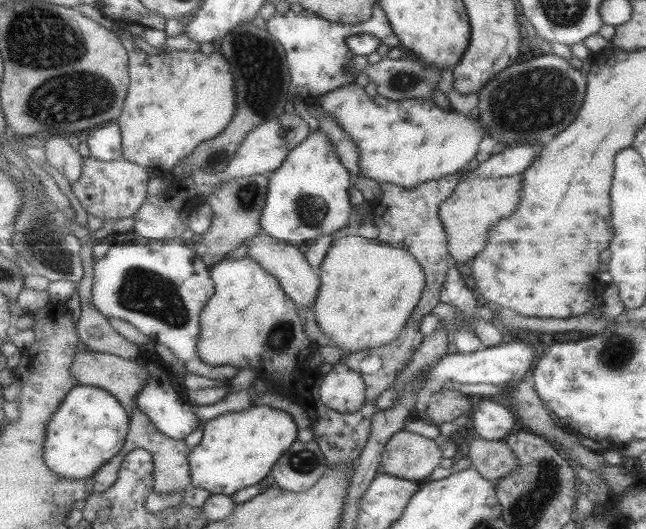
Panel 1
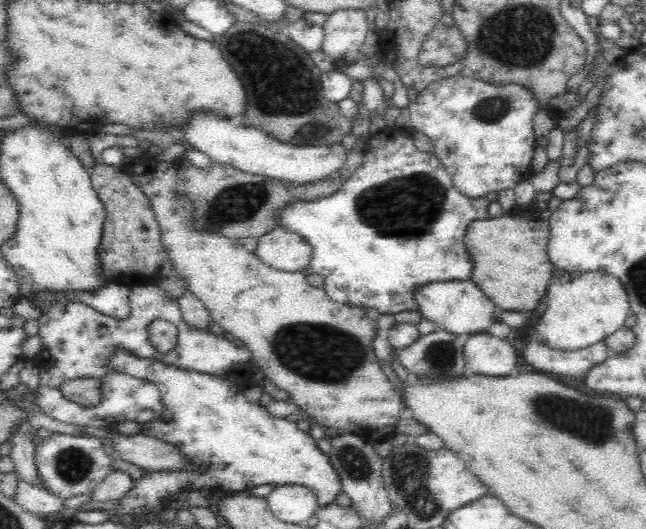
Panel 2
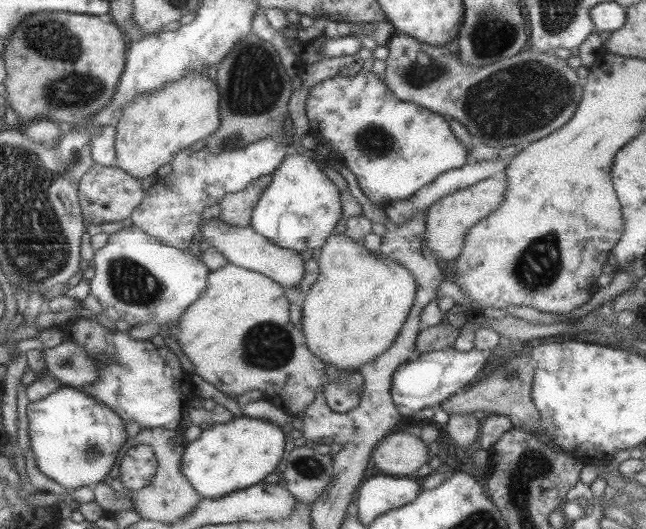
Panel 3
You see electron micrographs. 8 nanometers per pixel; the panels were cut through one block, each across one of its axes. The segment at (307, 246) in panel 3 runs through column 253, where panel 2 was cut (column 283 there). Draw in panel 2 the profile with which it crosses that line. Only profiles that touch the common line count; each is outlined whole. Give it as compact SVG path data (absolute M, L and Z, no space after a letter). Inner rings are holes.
M388 127L382 128L379 132L371 134L368 140L363 143L364 147L364 161L362 165L348 177L343 185L327 197L318 198L308 202L307 200L296 200L290 206L286 206L280 214L280 227L296 232L302 237L304 241L312 245L312 258L310 258L309 268L312 272L322 275L324 277L324 290L333 302L358 306L362 308L376 308L380 314L398 314L402 311L418 311L419 307L415 301L414 292L426 284L432 282L444 282L452 280L470 280L470 274L474 270L474 261L470 259L466 245L464 245L464 234L470 226L470 222L474 220L488 220L490 214L488 213L488 205L491 203L487 197L470 198L468 195L462 194L454 185L450 174L446 168L441 164L441 161L432 154L432 152L420 151L412 141L412 138L400 134L398 130L392 132Z

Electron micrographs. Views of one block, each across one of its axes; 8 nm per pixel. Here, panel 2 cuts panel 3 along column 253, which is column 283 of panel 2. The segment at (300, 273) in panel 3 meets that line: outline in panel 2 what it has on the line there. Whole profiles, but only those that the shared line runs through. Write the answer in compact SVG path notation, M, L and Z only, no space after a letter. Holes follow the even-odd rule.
M276 227L258 238L254 254L273 269L302 271L309 267L312 245L302 235Z

